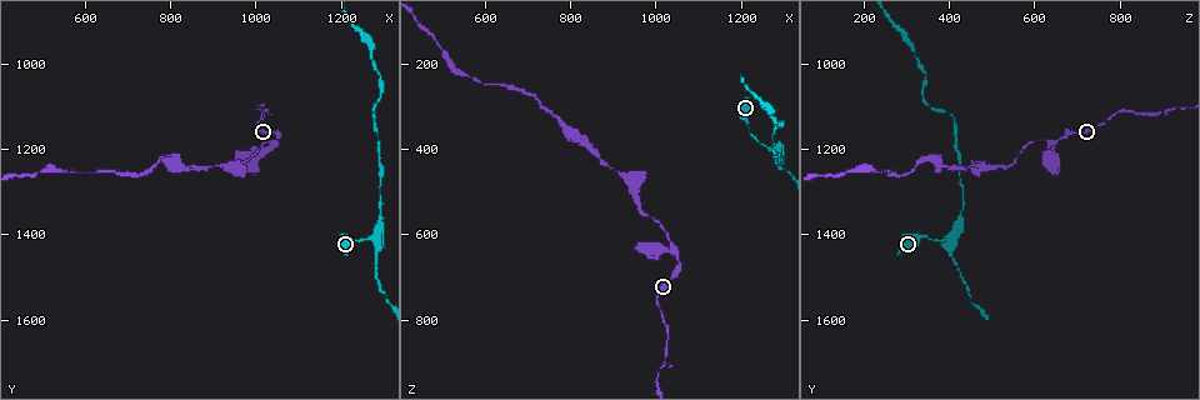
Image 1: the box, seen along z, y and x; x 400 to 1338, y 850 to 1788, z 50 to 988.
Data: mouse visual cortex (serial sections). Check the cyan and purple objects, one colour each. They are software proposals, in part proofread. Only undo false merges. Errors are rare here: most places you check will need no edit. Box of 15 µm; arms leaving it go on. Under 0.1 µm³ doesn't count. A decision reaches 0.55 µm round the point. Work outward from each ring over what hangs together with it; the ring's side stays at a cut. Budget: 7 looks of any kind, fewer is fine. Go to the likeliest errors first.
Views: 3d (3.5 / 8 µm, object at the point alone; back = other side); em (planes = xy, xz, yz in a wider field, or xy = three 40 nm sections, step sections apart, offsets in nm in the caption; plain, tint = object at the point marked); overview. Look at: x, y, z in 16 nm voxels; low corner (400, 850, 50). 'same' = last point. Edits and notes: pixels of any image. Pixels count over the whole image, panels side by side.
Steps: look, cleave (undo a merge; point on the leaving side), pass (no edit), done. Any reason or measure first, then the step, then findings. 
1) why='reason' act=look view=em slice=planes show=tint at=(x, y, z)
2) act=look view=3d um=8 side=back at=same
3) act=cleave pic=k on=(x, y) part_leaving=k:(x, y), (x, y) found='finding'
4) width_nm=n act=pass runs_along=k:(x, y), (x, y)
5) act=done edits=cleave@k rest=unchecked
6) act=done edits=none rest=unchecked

why='sharp bend' act=look view=3d um=3.5 at=(985, 1225, 640)

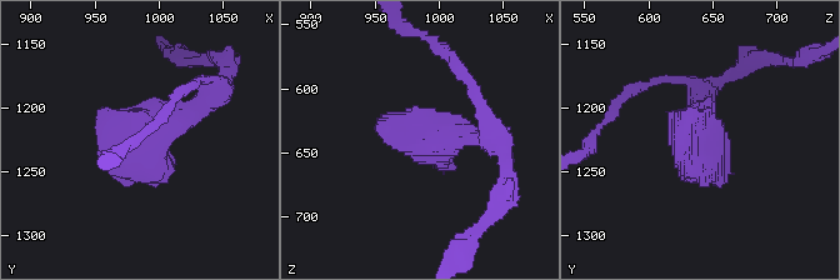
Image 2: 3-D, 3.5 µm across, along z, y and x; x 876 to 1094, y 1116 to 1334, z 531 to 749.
why='shape alone is not enough' act=look view=em slice=planes show=plain at=(988, 1224, 636)

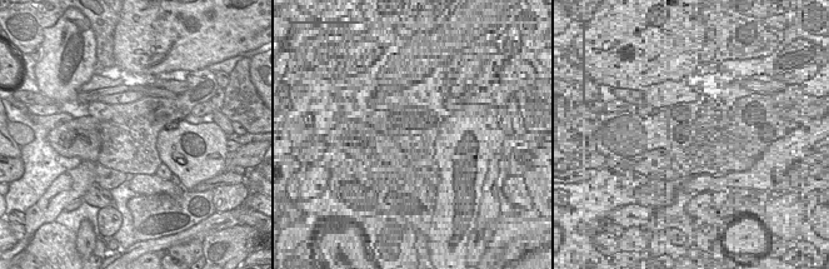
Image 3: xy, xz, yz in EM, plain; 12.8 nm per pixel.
why='with the object marked' act=look view=em slice=planes show=tint at=same

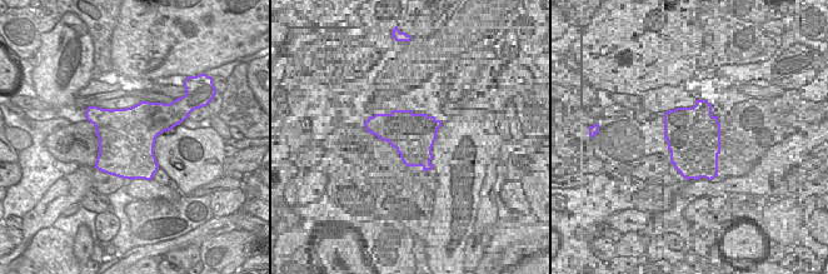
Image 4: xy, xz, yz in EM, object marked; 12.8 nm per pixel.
act=pass runs_along=2:(218, 88), (145, 138), (156, 184) found='all the same cell'

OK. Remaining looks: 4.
act=look view=3d um=3.5 at=(1280, 1405, 400)

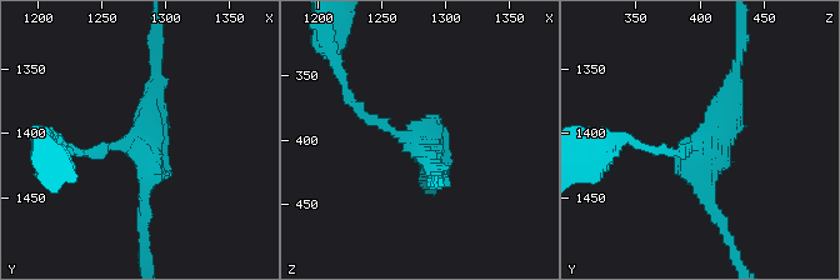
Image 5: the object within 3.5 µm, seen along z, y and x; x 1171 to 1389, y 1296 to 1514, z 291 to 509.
arms=3 arm_widths_nm=150,200,250 why='shape alone is not enough' act=look view=em slice=xy step=3 show=tint at=(1278, 1408, 400)

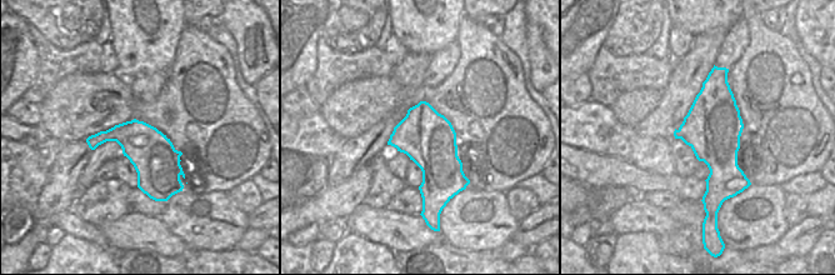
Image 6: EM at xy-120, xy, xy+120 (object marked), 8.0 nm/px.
act=pass runs_along=5:(348, 100), (420, 144), (435, 176) found='one cell here'

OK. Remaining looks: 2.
act=done edits=none rest=unchecked

